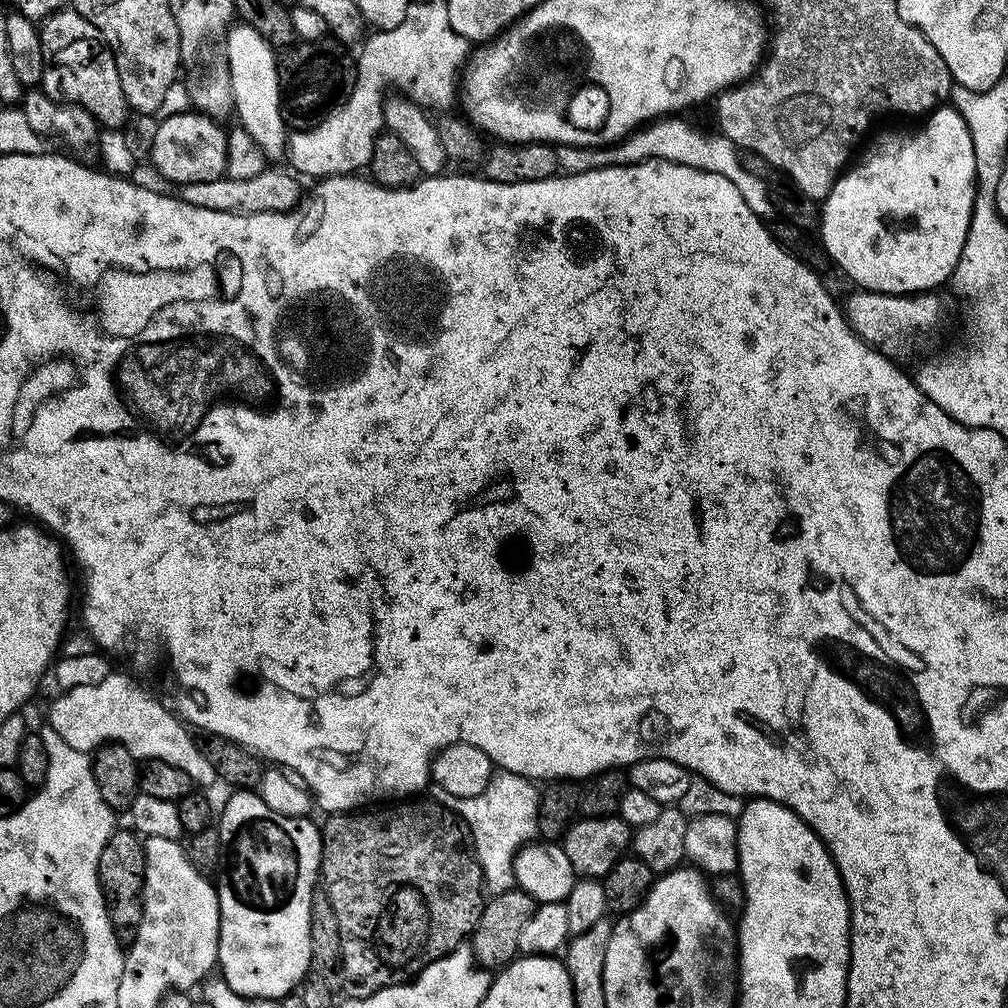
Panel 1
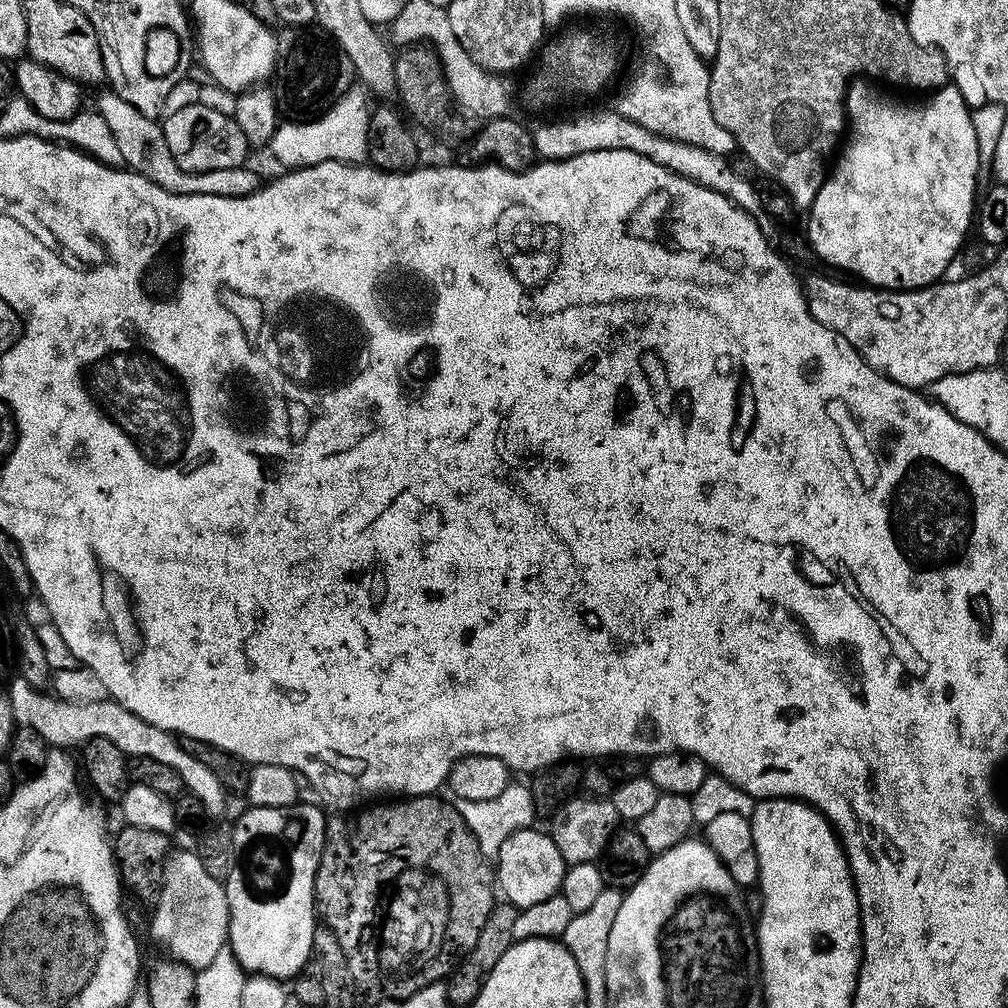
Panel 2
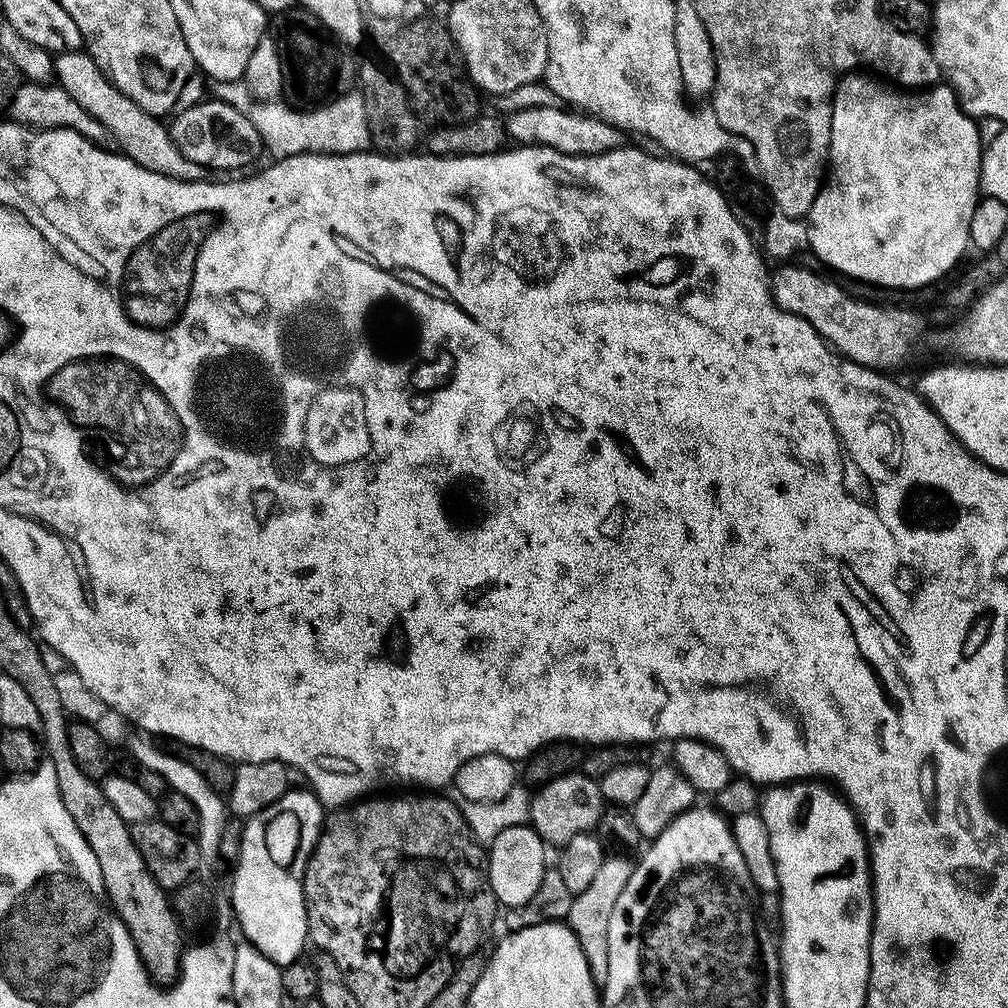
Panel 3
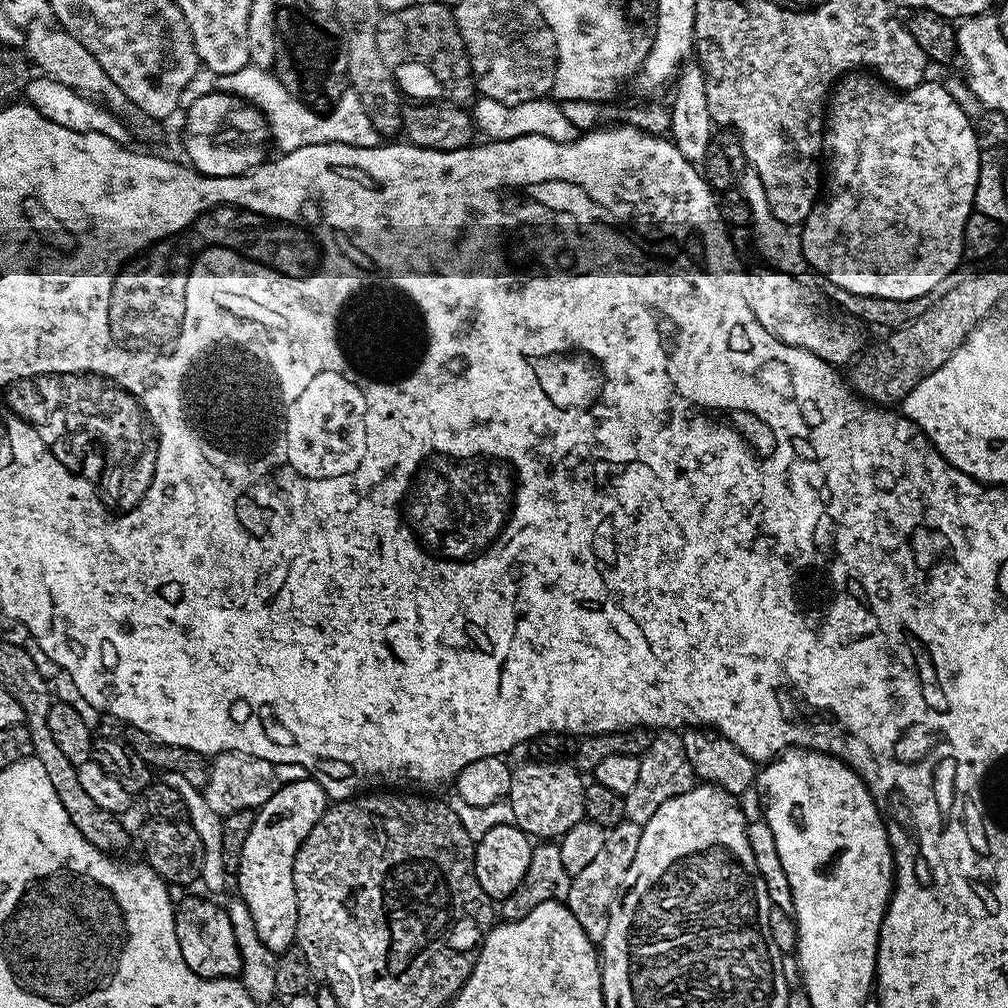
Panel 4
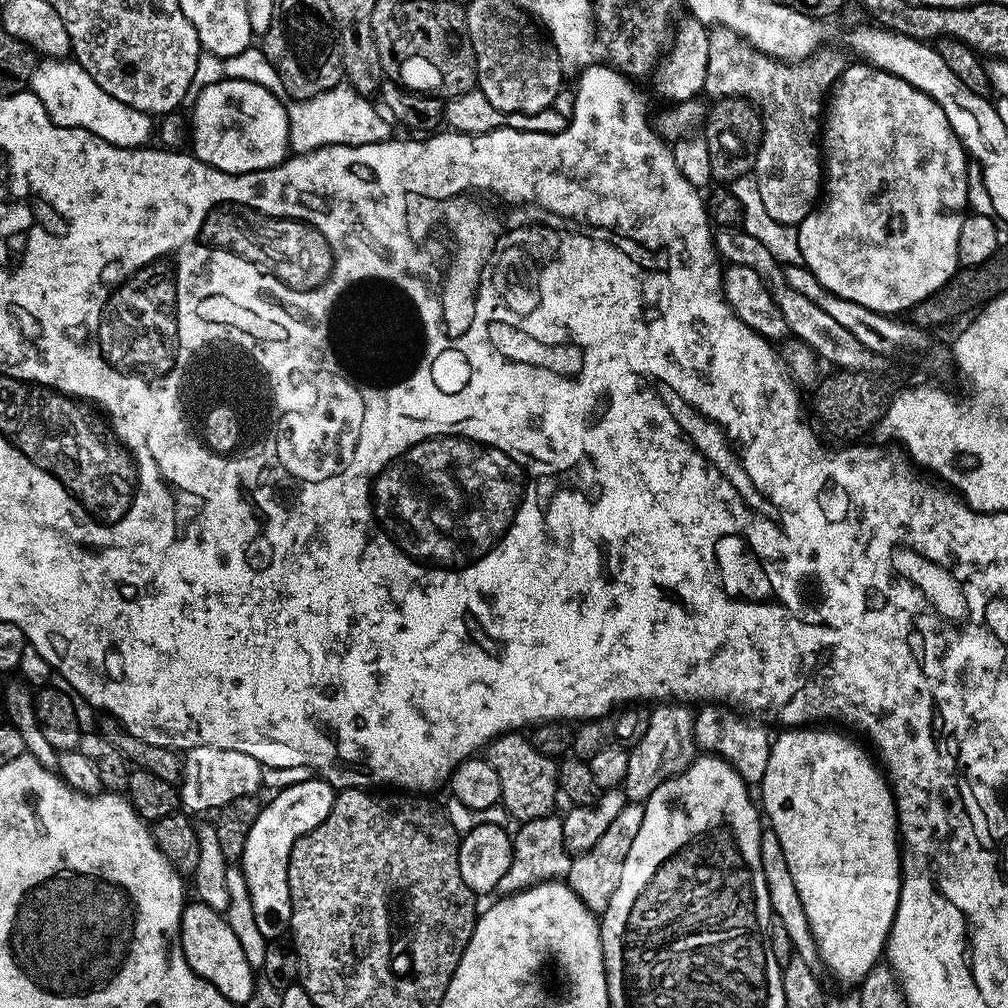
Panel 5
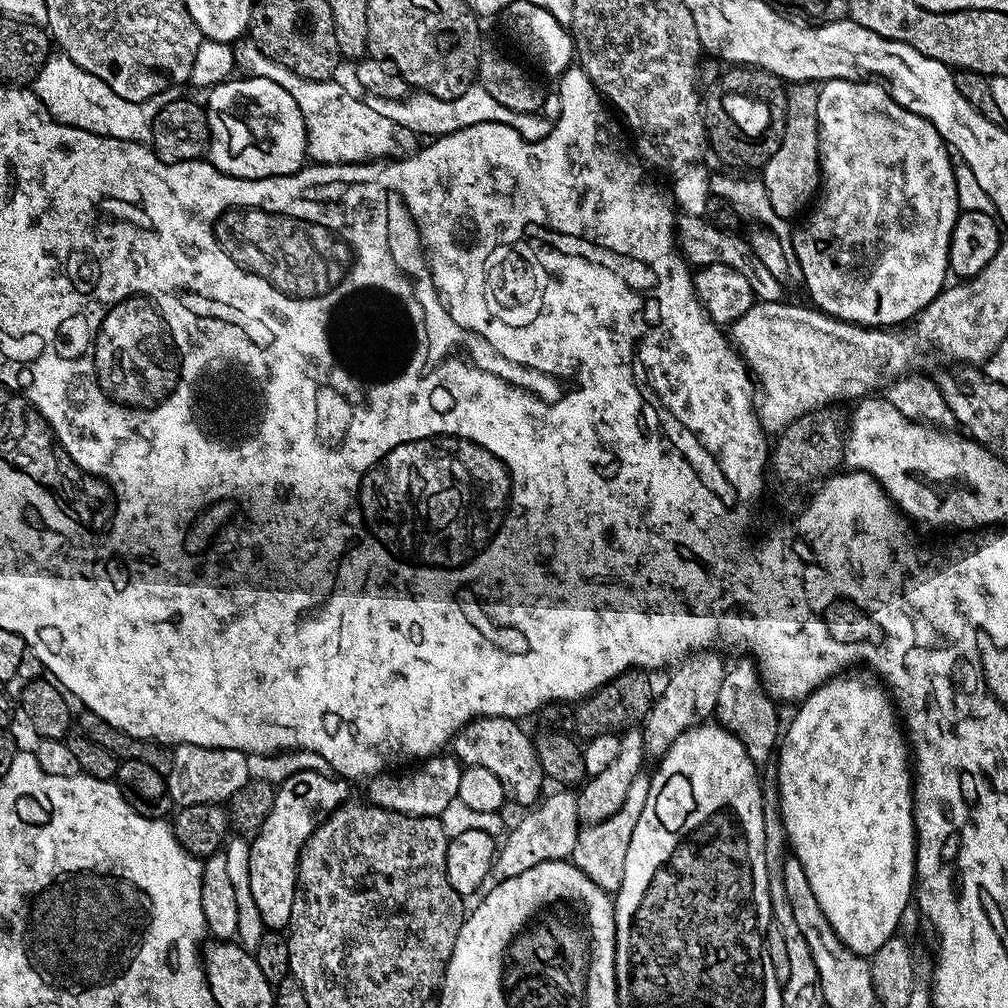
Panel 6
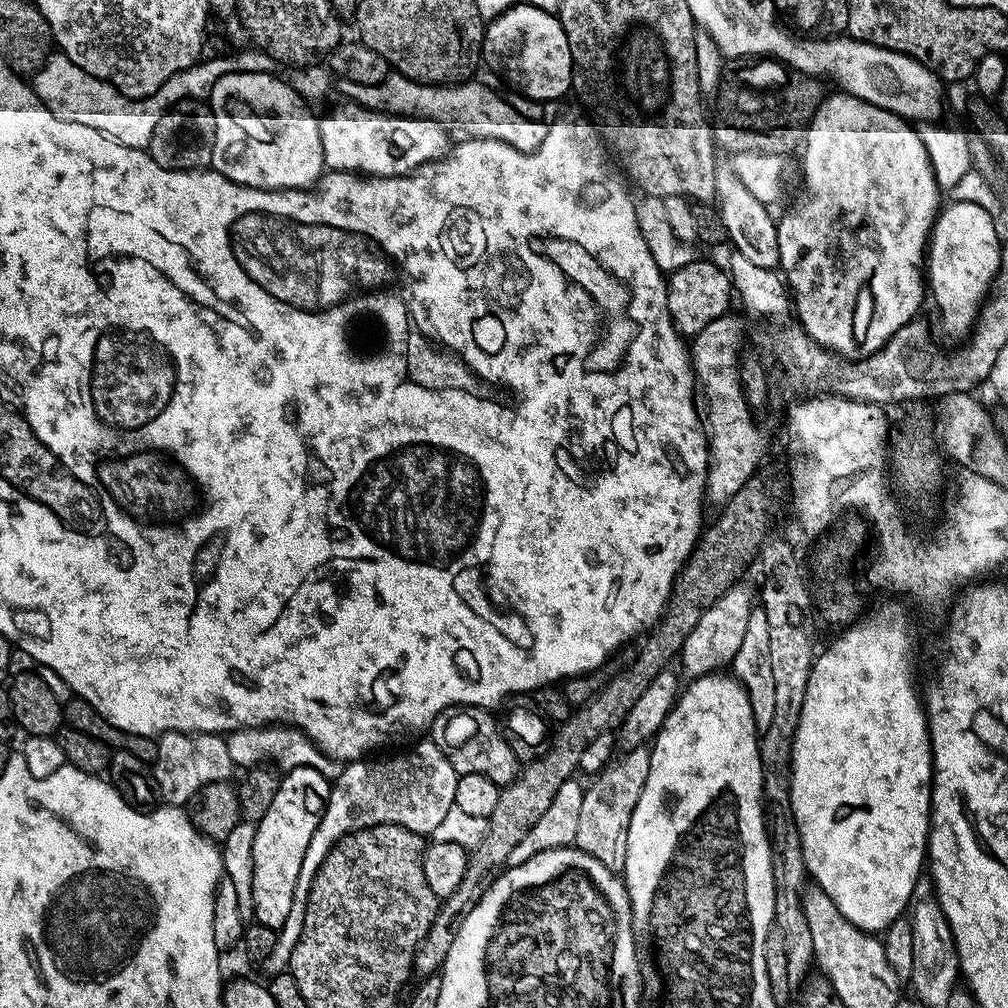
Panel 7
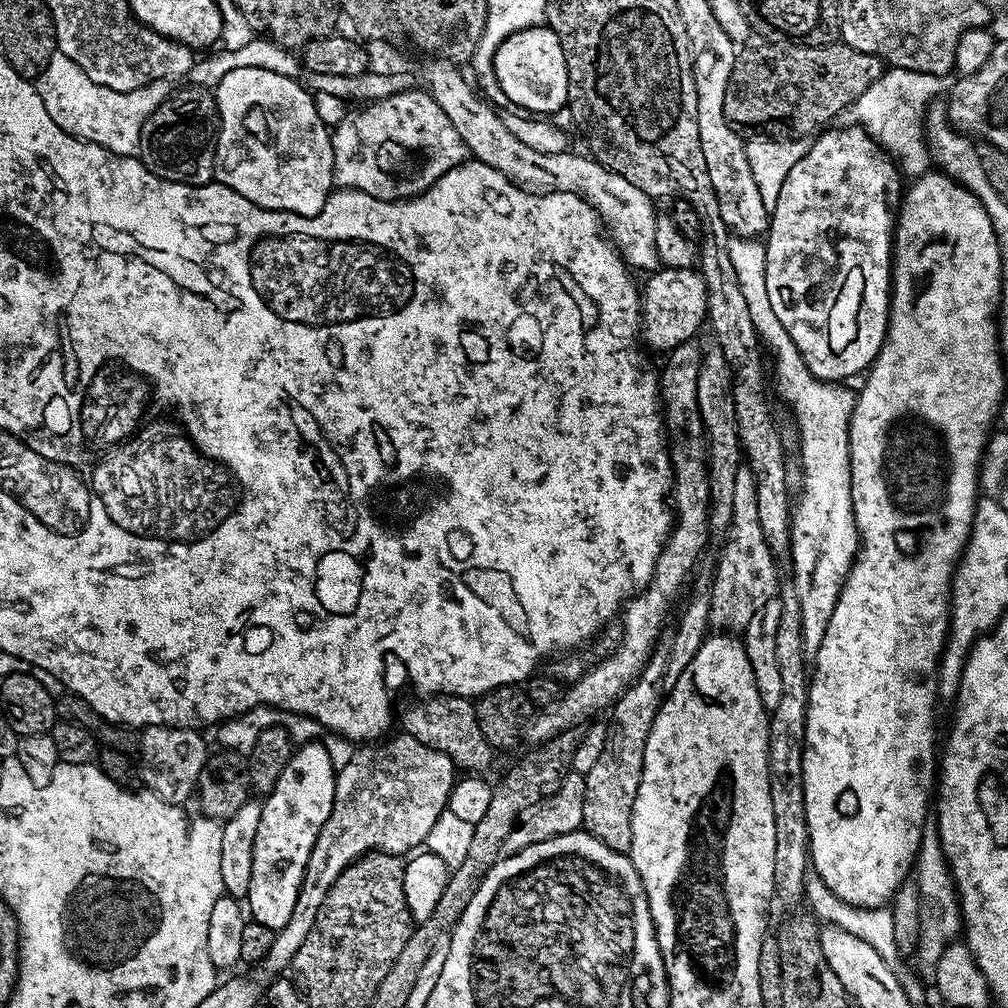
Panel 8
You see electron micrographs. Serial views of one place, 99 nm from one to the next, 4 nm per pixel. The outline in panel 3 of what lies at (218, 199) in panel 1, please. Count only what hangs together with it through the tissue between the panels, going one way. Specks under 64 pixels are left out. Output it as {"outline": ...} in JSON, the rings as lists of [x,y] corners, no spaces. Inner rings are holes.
{"outline":[[[65,50],[55,57],[54,60],[54,76],[58,81],[59,87],[66,90],[66,94],[70,94],[70,98],[74,98],[74,102],[78,102],[80,112],[85,117],[95,120],[102,126],[106,126],[109,137],[113,141],[117,140],[119,151],[123,155],[128,156],[138,166],[142,166],[146,170],[154,170],[154,174],[162,174],[169,176],[175,180],[185,180],[186,182],[194,182],[195,180],[209,179],[209,169],[204,168],[201,164],[190,162],[190,158],[186,158],[182,154],[182,150],[176,148],[176,143],[172,140],[169,129],[164,128],[157,117],[146,114],[134,102],[130,102],[130,98],[126,98],[126,94],[122,94],[109,82],[105,69],[96,61],[96,59],[88,55],[84,50]]]}

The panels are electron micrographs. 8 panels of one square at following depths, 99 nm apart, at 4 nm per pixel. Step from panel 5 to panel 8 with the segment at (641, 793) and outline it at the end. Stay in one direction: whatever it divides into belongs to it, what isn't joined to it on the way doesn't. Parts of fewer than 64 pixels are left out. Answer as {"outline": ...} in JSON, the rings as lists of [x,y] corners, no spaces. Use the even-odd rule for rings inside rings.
{"outline":[[[738,545],[725,546],[724,557],[718,560],[718,575],[712,582],[710,624],[713,629],[743,633],[750,618],[754,618],[754,610],[758,610],[766,602],[777,599],[778,583],[776,584],[776,568],[772,565],[773,557],[766,554],[763,547],[760,548],[754,549],[752,556],[740,556]]]}

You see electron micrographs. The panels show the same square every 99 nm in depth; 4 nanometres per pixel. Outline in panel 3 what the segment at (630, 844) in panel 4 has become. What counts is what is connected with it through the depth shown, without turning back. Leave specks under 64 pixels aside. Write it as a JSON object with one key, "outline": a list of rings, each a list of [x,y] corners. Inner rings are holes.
{"outline":[[[605,855],[598,874],[590,882],[586,890],[575,893],[570,902],[570,914],[566,917],[569,930],[578,938],[578,946],[582,946],[582,954],[586,954],[586,966],[590,966],[590,974],[598,986],[606,982],[606,974],[610,974],[610,914],[614,914],[614,906],[626,882],[630,882],[634,864],[624,856]]]}

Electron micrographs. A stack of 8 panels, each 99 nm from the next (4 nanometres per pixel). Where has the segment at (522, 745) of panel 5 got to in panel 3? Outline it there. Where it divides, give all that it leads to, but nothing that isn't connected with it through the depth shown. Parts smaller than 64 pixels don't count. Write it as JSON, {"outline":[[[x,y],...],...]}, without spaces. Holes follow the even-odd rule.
{"outline":[[[580,770],[554,778],[548,784],[539,785],[530,797],[530,826],[548,846],[563,846],[572,838],[578,838],[578,834],[592,832],[599,825],[606,807],[599,783],[585,776]]]}

